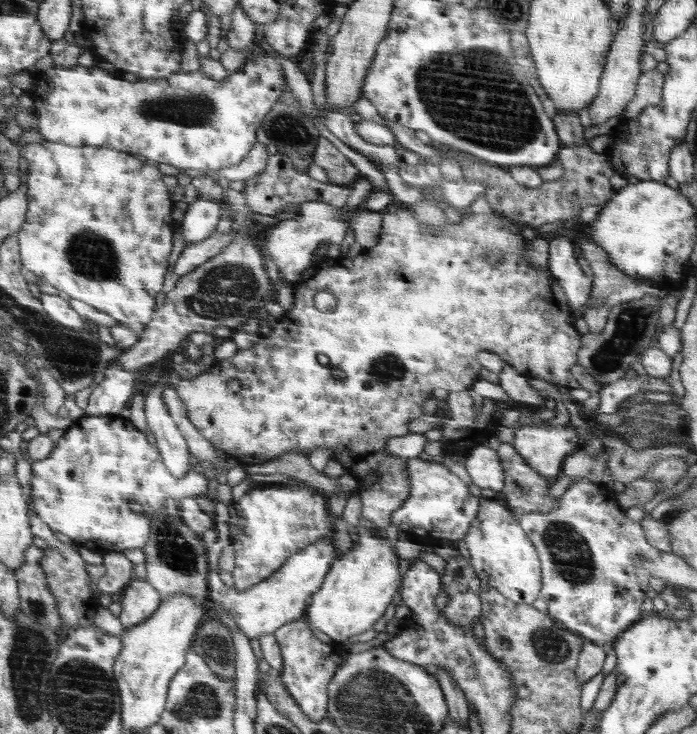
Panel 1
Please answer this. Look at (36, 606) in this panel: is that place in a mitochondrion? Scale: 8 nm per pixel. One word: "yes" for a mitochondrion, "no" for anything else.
yes

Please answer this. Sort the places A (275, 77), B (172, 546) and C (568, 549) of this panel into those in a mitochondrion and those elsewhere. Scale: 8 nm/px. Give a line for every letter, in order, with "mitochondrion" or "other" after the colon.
A: other
B: mitochondrion
C: mitochondrion

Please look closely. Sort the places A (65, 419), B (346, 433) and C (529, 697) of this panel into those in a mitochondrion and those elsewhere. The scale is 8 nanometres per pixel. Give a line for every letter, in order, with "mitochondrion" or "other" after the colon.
A: other
B: other
C: other

